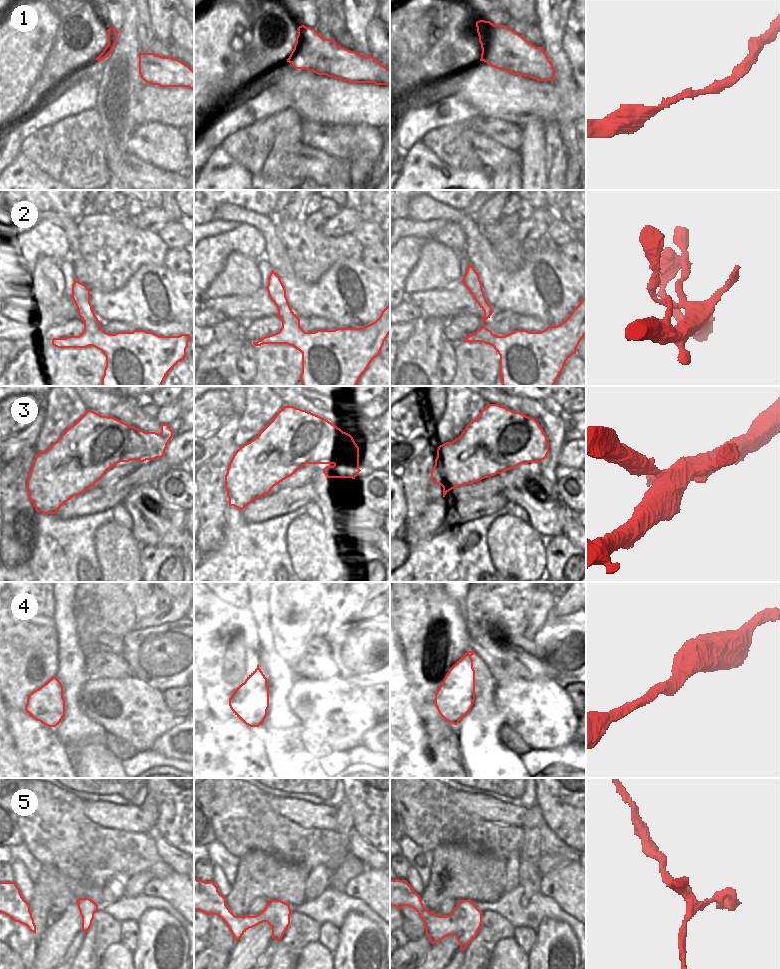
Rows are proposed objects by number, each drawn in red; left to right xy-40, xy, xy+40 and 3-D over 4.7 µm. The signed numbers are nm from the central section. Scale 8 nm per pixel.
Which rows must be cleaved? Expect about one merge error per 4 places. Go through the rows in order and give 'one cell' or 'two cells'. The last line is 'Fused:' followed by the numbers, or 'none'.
1: one cell
2: one cell
3: one cell
4: one cell
5: one cell
Fused: none

